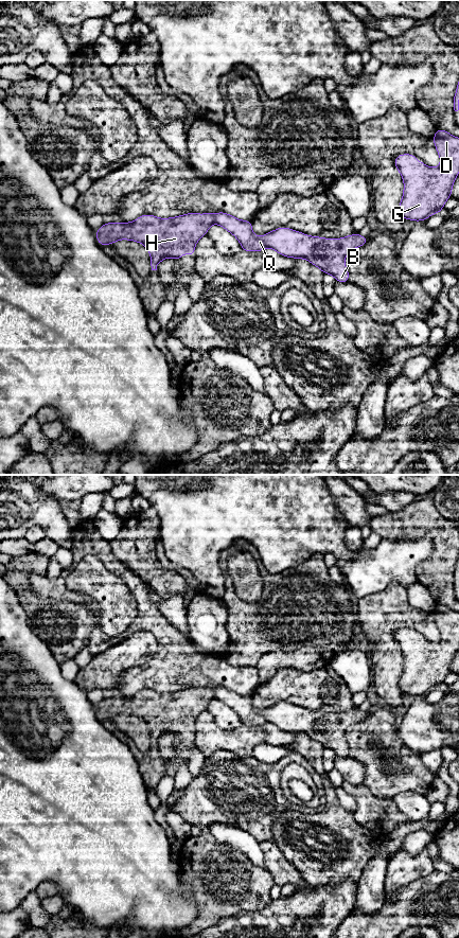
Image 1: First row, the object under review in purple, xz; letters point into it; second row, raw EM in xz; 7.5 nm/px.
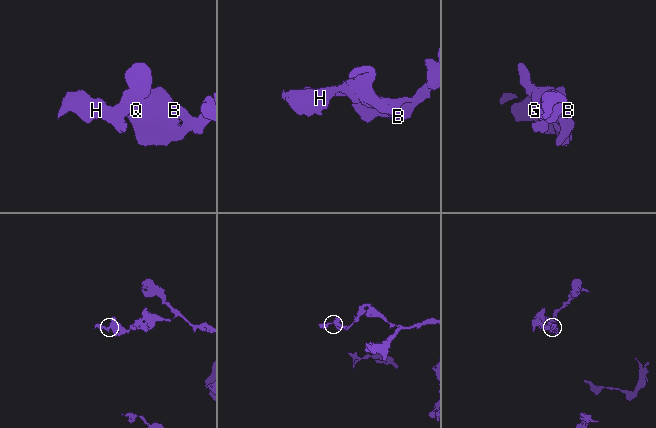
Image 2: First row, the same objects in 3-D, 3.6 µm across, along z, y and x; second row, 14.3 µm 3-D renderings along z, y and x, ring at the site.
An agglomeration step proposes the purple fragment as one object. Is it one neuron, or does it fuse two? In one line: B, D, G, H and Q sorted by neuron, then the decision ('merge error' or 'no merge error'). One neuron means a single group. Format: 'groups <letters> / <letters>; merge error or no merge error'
groups B D G Q / H; merge error

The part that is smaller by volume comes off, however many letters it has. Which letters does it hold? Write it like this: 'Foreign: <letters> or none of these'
Foreign: H

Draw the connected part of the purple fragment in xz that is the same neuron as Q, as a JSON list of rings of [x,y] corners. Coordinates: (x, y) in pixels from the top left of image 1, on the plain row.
[[[217,687],[214,691],[215,698],[236,712],[242,725],[261,727],[271,723],[285,732],[305,733],[323,748],[332,749],[338,758],[349,757],[349,745],[345,741],[346,729],[370,714],[358,708],[341,713],[310,711],[287,702],[254,711],[251,695],[241,695],[226,687]]]

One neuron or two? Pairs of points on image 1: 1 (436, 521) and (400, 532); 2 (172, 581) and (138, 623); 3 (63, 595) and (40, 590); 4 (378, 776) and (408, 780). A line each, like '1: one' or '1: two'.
1: one
2: two
3: one
4: one

